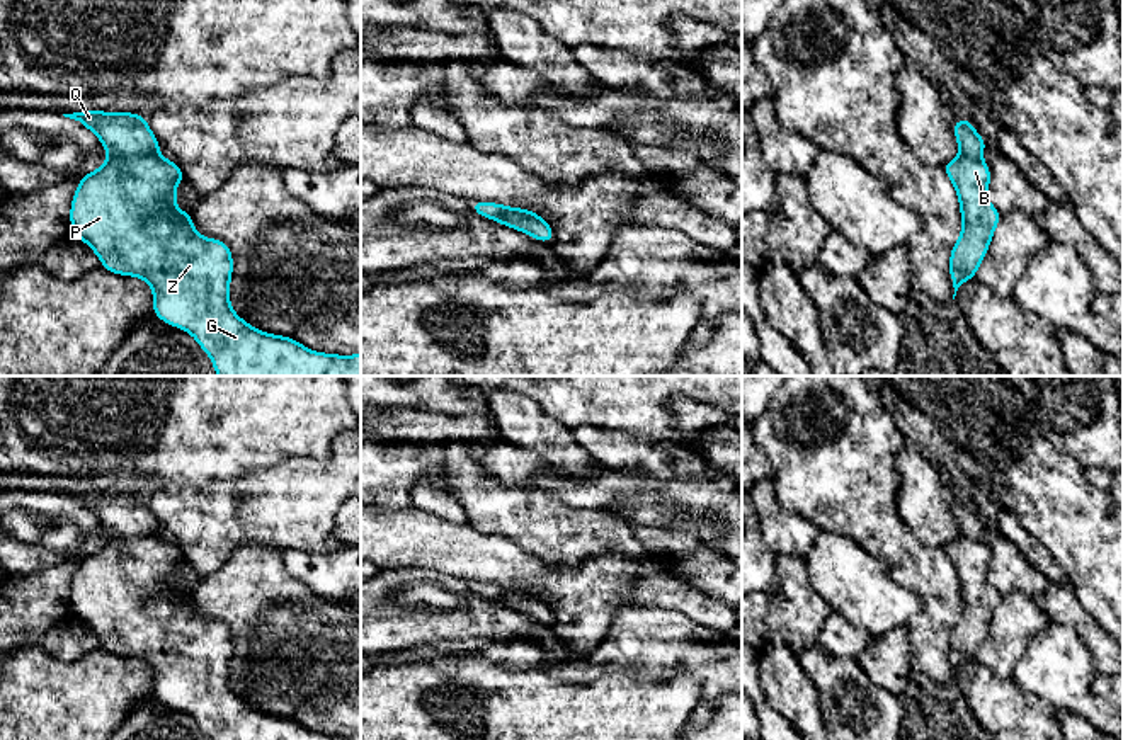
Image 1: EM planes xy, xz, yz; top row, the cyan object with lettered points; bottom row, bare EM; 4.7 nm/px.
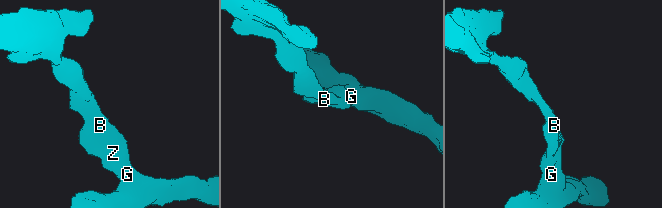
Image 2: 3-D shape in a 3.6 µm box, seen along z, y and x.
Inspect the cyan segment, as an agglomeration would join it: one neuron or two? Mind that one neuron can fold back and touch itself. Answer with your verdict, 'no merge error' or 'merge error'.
no merge error

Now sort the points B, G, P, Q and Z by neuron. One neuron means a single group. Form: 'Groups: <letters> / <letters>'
Groups: B G P Q Z

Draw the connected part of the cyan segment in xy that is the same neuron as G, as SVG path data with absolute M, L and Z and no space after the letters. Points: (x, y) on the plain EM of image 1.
M85 492L63 495L87 507L111 538L82 561L71 578L70 604L75 619L83 621L100 640L102 650L119 657L134 657L153 670L153 694L162 703L189 713L209 740L361 740L361 735L337 737L313 733L291 718L260 713L242 701L230 686L230 660L233 655L231 631L214 619L202 619L191 604L191 590L177 592L175 566L185 561L184 553L168 539L158 536L160 526L146 500L133 493Z

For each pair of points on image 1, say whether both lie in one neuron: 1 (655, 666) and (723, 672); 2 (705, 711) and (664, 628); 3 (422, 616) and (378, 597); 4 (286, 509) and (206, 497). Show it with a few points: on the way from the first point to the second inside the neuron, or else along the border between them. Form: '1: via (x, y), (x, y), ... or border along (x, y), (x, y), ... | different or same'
1: via (672, 657), (706, 659) | same
2: via (708, 691), (708, 672), (684, 648) | same
3: via (412, 616), (397, 616), (388, 608) | same
4: via (266, 509), (227, 509) | same

